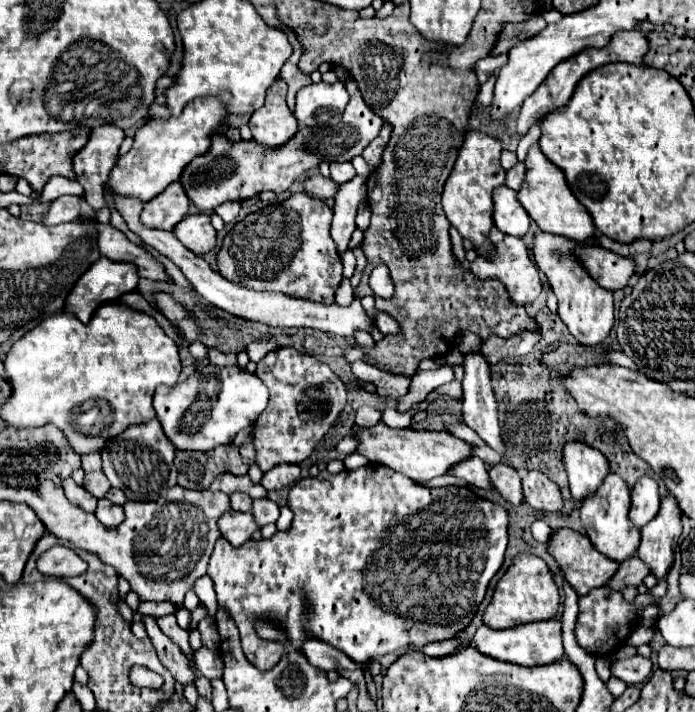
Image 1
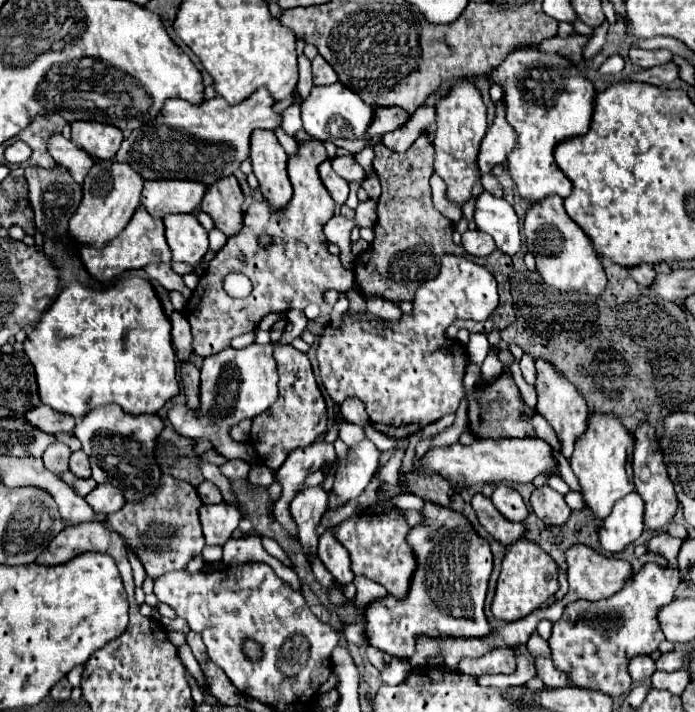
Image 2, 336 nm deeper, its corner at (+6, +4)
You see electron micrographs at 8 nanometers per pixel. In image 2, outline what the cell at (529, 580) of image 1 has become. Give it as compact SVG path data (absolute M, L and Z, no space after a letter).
M521 538L507 548L491 612L499 620L515 622L519 618L529 616L533 610L545 606L549 600L553 600L557 590L559 590L559 580L557 580L555 560L547 552L543 552L535 542Z

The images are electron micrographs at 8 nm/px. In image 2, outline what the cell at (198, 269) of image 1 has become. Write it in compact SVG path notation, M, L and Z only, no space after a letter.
M61 134L53 140L49 140L49 154L55 158L57 164L61 164L75 182L83 182L89 170L93 168L95 160L85 150L81 150L71 140L65 140Z

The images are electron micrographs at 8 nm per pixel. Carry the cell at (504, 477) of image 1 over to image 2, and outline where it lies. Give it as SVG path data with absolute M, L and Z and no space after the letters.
M507 484L495 486L495 490L491 494L491 500L493 500L495 508L503 516L507 516L507 520L513 520L513 522L523 522L525 520L527 506L525 506L523 498L519 496L519 492L513 490L511 486L507 486Z

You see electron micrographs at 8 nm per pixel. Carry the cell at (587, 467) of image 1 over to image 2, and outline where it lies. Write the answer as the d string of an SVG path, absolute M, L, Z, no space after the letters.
M537 360L535 366L537 366L537 382L535 382L535 390L537 390L537 412L555 430L555 434L557 434L557 438L561 442L561 454L565 458L571 458L577 438L581 438L587 432L589 408L587 408L585 400L581 400L581 394L573 388L573 384L569 384L561 376L557 376L557 372L553 372L553 368L549 368L543 360Z

